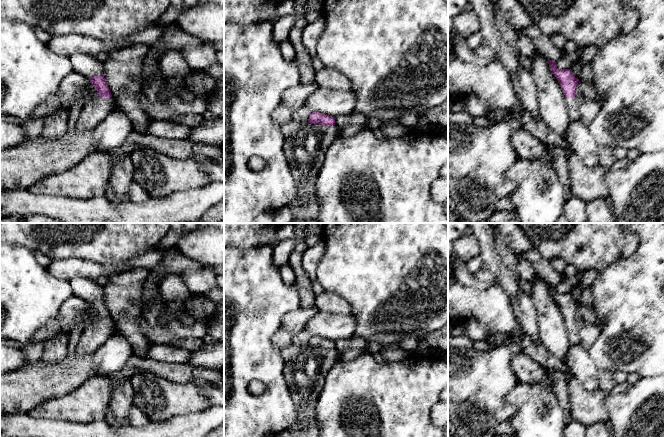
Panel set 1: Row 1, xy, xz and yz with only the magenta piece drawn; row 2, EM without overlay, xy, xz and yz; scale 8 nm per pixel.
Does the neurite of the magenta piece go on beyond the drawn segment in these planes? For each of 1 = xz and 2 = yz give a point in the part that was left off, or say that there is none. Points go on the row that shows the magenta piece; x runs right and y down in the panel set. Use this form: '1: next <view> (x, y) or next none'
1: next none
2: next yz (573, 111)

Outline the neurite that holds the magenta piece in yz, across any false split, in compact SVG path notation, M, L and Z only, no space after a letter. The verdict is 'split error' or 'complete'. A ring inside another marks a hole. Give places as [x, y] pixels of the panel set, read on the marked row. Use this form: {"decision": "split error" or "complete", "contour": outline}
{"decision": "split error", "contour": "M548 60L550 70L558 80L559 84L565 95L565 103L568 108L568 116L570 121L580 120L580 112L578 105L575 101L575 89L579 81L578 78L574 76L571 69L560 70L556 66L556 62Z"}

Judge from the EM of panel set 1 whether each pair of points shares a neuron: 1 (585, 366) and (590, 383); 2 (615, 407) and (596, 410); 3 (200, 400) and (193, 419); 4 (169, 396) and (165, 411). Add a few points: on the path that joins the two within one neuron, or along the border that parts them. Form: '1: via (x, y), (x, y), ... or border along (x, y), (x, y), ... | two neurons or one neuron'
1: via (585, 370), (587, 379) | one neuron
2: border along (609, 393), (604, 401), (608, 413), (606, 423) | two neurons
3: border along (213, 405), (202, 411), (189, 414) | two neurons
4: via (166, 400), (165, 407) | one neuron

